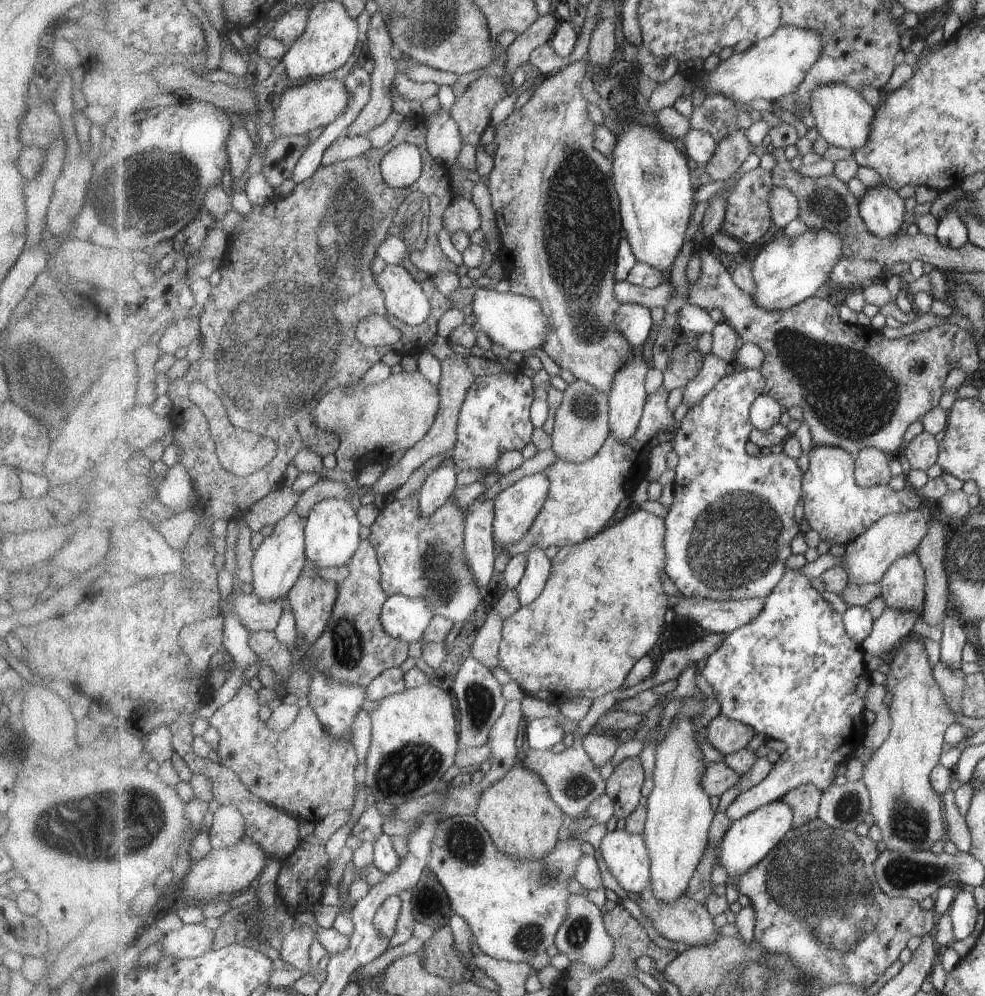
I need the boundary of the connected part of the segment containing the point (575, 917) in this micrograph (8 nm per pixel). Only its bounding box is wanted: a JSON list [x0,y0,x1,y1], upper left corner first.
[556,892,615,970]

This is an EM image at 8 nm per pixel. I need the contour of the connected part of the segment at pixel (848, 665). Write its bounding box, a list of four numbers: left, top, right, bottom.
[702,569,872,822]

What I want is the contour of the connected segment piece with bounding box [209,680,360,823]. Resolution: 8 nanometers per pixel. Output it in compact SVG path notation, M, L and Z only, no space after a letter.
M245 680L238 693L209 718L211 727L219 730L214 747L220 762L237 772L248 790L265 804L289 811L297 820L317 823L334 810L351 812L355 768L360 763L352 740L331 734L312 705L301 707L295 724L283 732L275 732L267 721L259 720L259 706L257 690Z

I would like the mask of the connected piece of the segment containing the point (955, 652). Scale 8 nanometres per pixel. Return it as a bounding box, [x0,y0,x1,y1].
[941,612,967,670]

